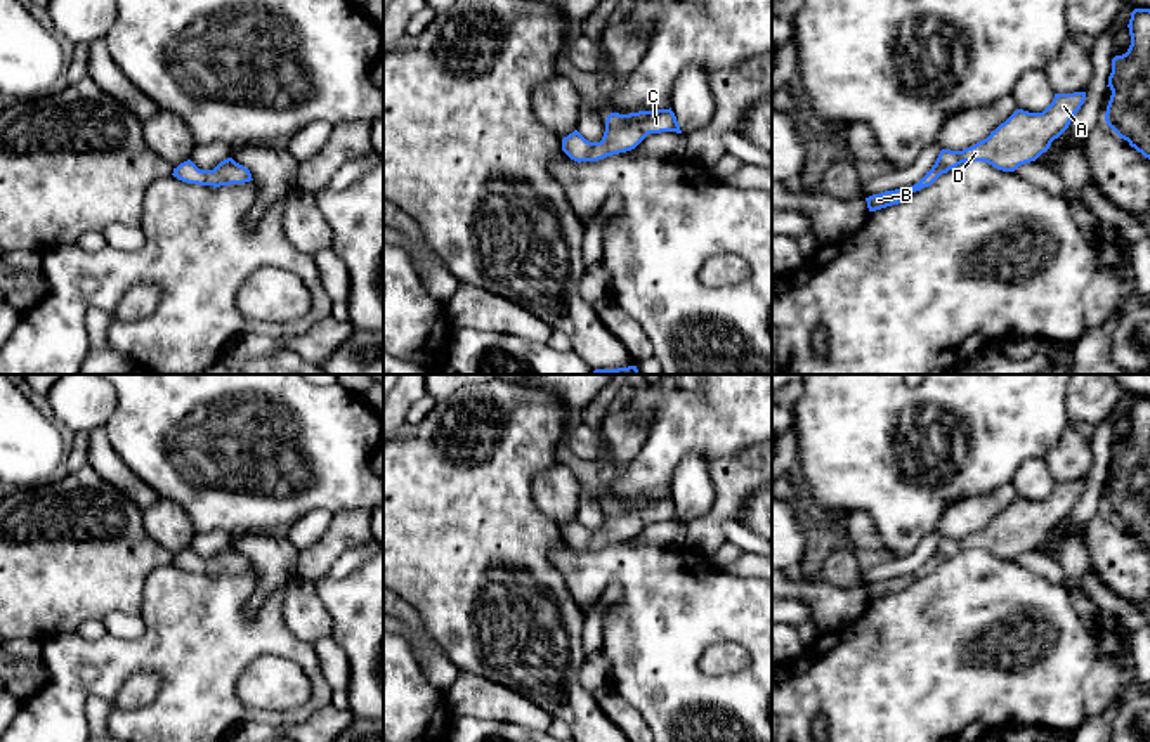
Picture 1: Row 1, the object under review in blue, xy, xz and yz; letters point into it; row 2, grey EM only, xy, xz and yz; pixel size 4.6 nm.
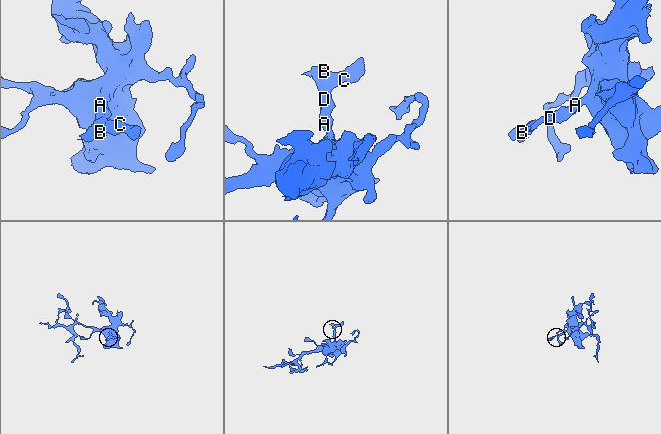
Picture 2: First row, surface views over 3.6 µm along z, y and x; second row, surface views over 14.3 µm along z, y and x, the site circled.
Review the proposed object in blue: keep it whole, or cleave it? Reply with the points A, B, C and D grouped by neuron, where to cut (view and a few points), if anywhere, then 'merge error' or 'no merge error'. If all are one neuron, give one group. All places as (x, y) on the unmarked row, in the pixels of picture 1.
groups A B C D; cut none; no merge error

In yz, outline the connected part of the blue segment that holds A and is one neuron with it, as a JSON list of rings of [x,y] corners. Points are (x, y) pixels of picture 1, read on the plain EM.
[[[1086,480],[1055,482],[1053,491],[1042,501],[1016,498],[975,534],[963,539],[942,537],[931,558],[918,572],[866,586],[869,600],[902,591],[966,550],[985,550],[1003,560],[1015,560],[1020,553],[1036,550],[1068,517],[1084,487]]]

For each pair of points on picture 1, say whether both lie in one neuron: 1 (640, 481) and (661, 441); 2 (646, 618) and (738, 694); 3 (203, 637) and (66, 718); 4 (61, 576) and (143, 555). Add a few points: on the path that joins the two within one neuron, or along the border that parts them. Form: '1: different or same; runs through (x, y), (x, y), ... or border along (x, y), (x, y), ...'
1: same; runs through (651, 470), (661, 451)
2: same; runs through (659, 644), (712, 694)
3: same; runs through (167, 649), (111, 661), (91, 682)
4: same; runs through (82, 557), (122, 557)

